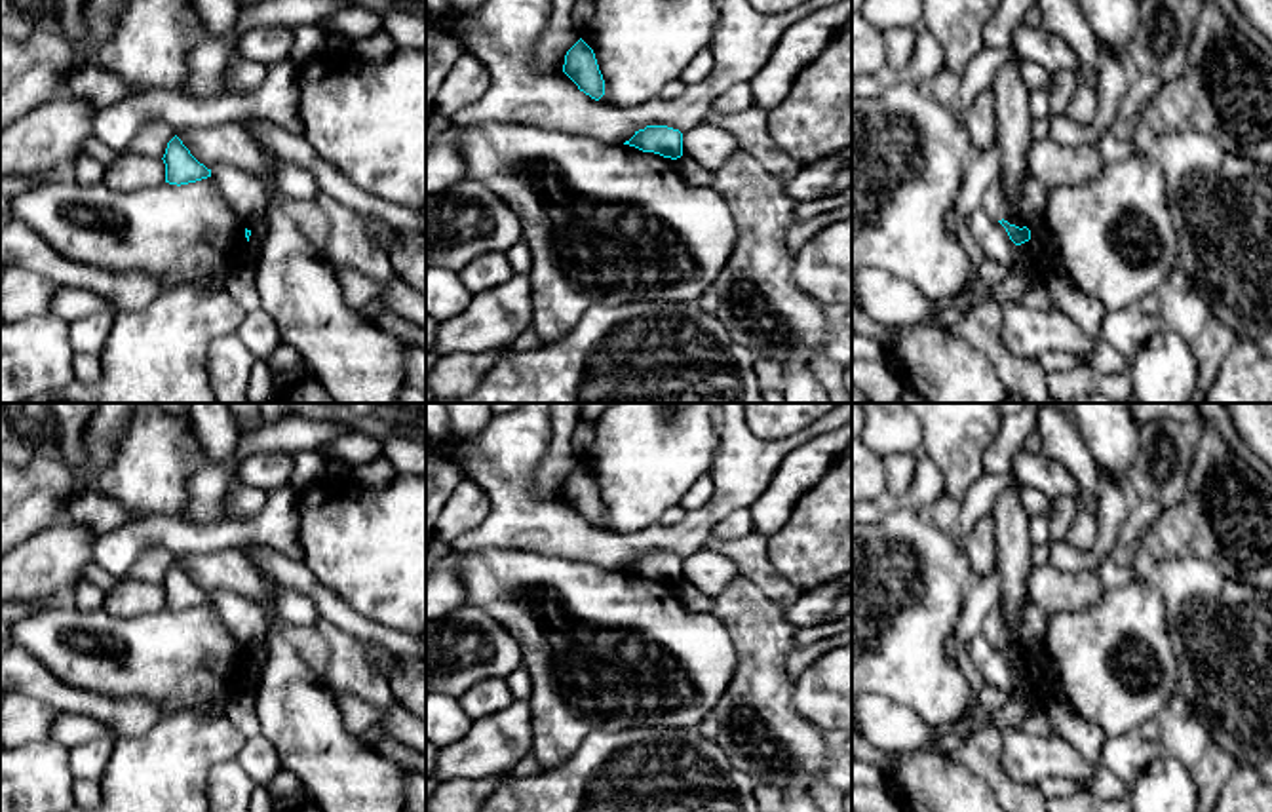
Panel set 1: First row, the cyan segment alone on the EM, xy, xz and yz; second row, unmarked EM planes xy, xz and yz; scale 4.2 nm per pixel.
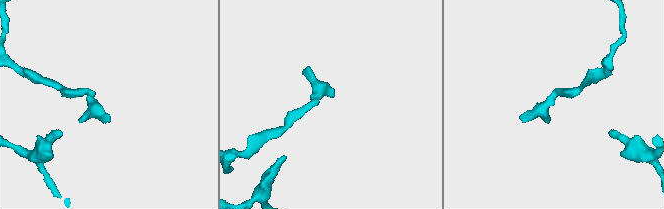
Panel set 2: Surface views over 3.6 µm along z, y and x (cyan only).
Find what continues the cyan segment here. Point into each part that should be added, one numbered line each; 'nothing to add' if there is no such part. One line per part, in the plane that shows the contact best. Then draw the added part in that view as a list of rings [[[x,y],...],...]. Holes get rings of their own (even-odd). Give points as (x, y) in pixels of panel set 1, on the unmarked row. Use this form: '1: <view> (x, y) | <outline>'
nothing to add

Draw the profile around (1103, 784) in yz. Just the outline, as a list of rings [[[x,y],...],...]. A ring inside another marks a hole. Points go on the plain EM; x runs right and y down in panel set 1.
[[[1099,766],[1093,778],[1086,782],[1088,791],[1105,801],[1129,797],[1129,787],[1107,768]]]

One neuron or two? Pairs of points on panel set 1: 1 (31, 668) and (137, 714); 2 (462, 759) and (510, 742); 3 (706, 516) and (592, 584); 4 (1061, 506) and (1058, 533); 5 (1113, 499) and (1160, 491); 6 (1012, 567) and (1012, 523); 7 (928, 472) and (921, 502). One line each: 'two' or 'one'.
1: one
2: one
3: two
4: one
5: two
6: one
7: one

